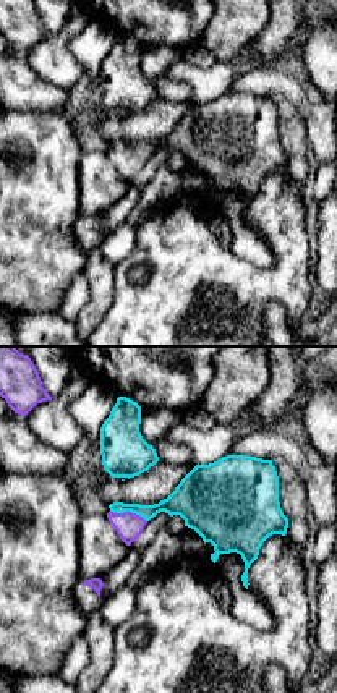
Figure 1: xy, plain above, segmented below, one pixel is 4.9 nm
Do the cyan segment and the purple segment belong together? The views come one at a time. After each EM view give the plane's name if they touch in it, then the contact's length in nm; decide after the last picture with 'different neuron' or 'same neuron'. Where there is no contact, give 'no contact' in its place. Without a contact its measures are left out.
contact in xy; length 190 nm

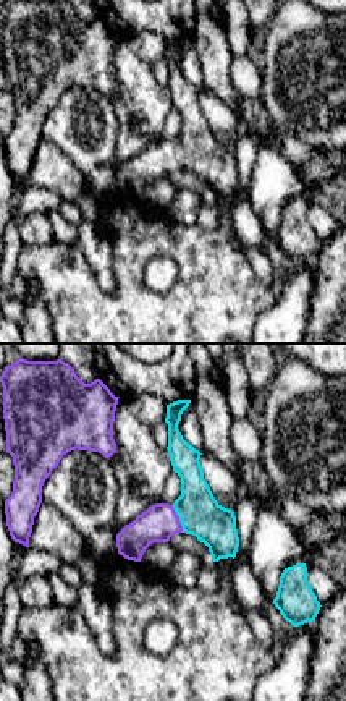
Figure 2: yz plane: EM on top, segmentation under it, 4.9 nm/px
contact in yz; length 150 nm

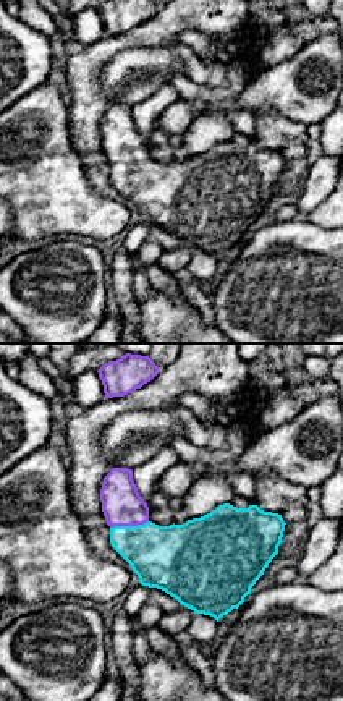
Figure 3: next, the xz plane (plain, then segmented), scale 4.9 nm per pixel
contact in xz; length 200 nm

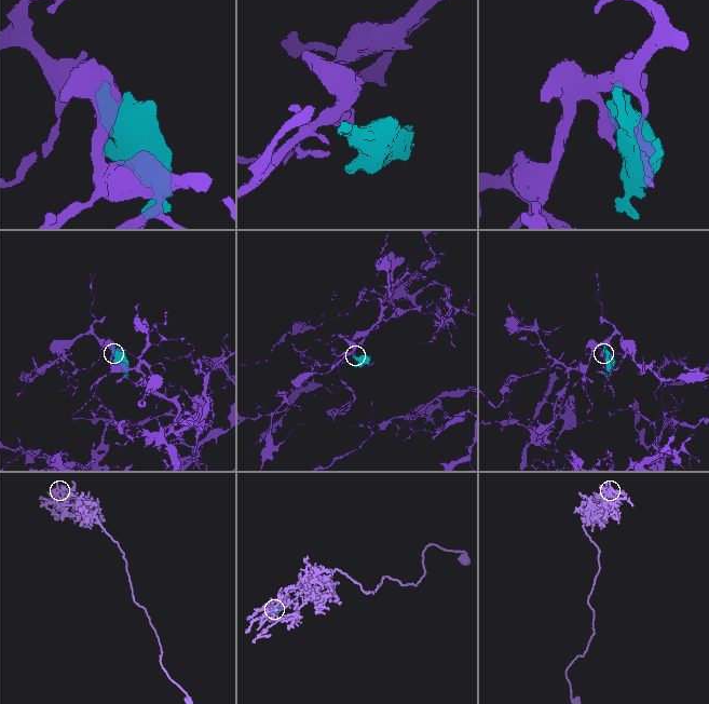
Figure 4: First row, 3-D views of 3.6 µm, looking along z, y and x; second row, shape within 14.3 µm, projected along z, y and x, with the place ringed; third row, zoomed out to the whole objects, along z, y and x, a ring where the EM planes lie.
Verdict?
same neuron

